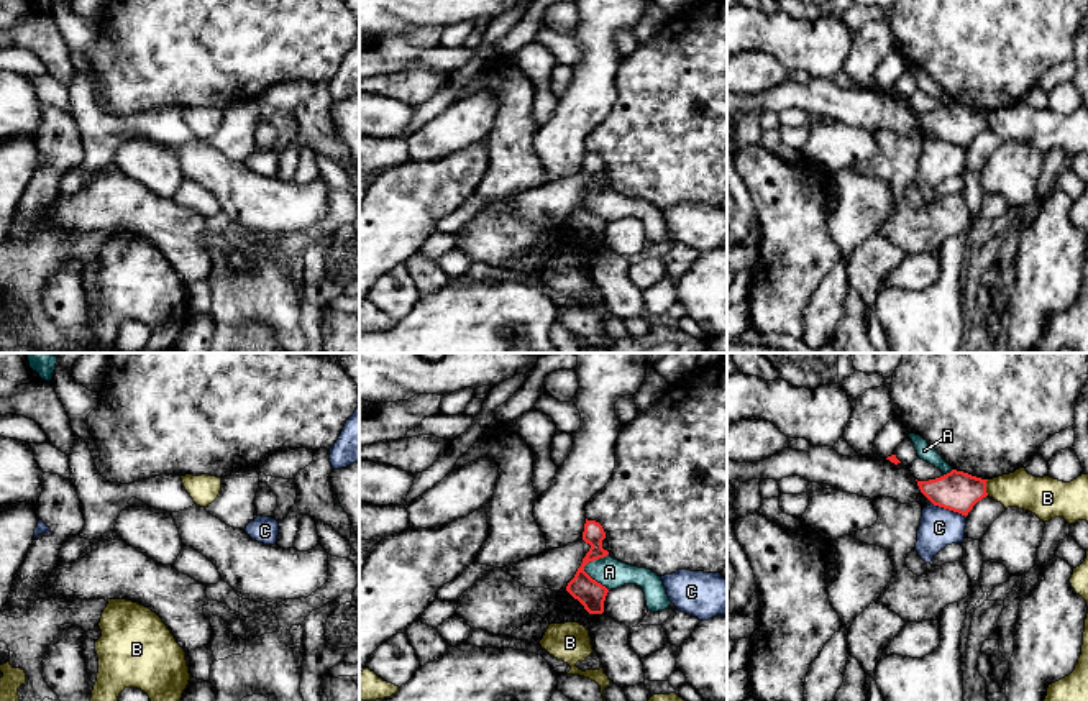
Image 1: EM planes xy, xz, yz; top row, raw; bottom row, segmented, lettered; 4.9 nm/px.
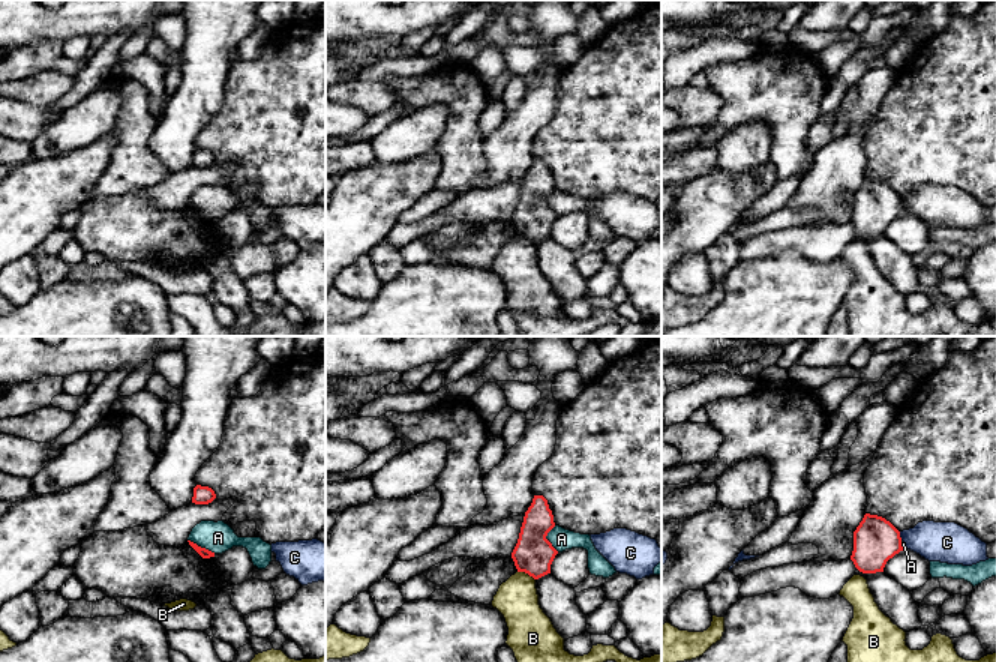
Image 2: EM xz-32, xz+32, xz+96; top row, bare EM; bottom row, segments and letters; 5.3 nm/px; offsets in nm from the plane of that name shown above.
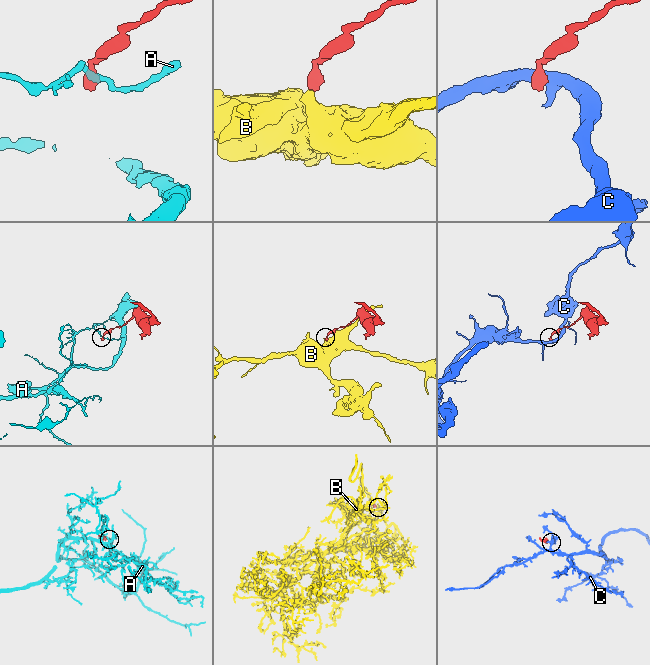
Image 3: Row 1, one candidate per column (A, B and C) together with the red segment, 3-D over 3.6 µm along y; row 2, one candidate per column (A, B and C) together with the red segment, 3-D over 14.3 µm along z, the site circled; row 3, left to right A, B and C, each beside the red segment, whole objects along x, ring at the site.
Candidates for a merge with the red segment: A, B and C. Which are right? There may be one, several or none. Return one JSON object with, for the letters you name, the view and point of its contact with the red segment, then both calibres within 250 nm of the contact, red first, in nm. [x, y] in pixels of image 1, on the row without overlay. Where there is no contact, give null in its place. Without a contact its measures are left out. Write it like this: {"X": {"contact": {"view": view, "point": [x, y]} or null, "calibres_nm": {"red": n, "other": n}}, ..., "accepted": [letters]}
{"accepted": []}

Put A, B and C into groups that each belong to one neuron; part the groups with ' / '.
A / B / C

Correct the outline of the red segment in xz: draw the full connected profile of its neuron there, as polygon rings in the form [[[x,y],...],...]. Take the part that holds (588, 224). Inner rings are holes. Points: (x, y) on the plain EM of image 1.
[[[587,153],[584,156],[583,172],[591,177],[589,184],[583,190],[581,199],[578,200],[574,210],[568,215],[566,223],[578,231],[589,246],[602,246],[604,233],[609,225],[606,218],[592,212],[584,199],[589,194],[604,190],[609,187],[607,182],[602,181],[602,172],[606,171],[606,164],[602,158],[596,153]]]

